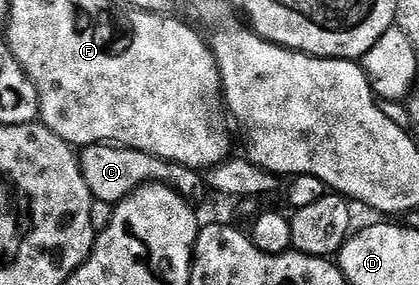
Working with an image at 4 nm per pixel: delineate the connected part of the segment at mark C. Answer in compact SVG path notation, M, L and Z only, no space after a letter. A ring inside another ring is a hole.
M87 144L81 149L82 173L84 182L88 182L88 190L95 201L102 200L109 206L117 206L127 196L155 182L173 186L177 191L186 194L193 186L194 180L191 169L183 168L181 164L171 164L158 156L149 156L135 148L120 148L113 144Z

